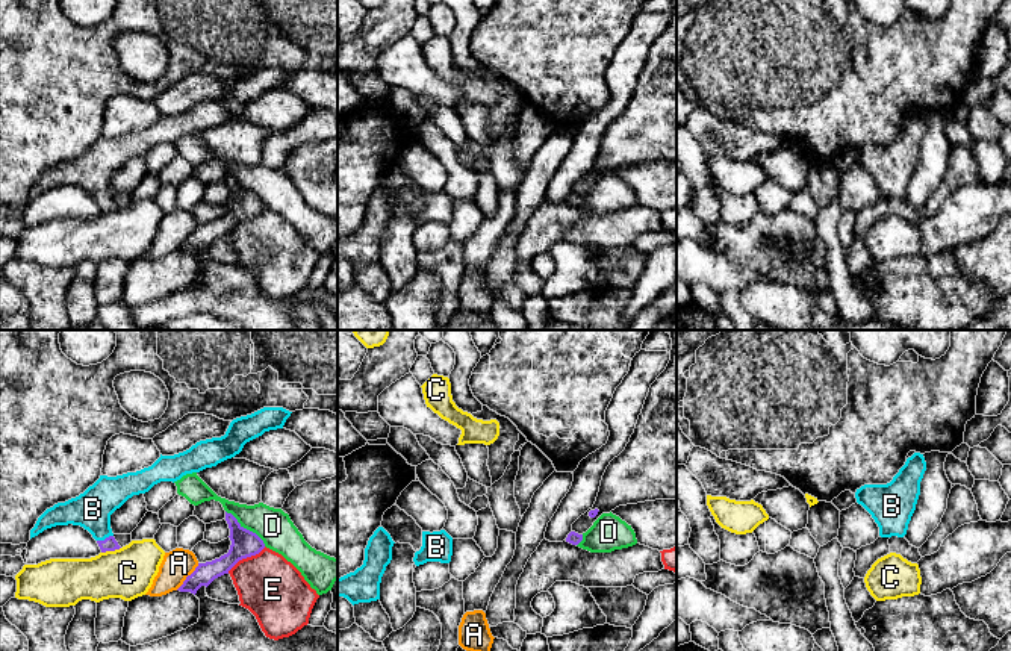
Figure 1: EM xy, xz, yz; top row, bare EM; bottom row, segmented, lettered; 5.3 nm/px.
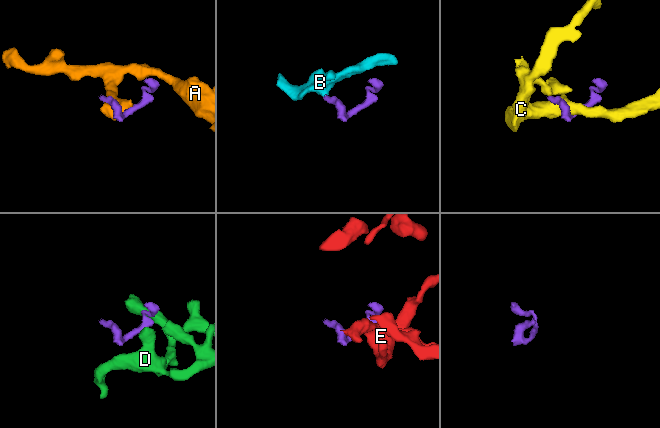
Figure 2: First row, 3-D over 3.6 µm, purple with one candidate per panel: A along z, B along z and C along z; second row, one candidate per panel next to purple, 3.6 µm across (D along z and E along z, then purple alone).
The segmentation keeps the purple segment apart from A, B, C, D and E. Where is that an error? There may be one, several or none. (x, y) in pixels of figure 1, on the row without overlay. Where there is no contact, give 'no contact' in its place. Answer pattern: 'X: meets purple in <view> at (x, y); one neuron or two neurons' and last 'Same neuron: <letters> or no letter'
A: meets purple in xy at (186, 238); two neurons
B: meets purple in xy at (106, 199); one neuron
C: meets purple in xy at (111, 211); two neurons
D: meets purple in xy at (245, 190); two neurons
E: meets purple in xy at (245, 218); two neurons
Same neuron: B

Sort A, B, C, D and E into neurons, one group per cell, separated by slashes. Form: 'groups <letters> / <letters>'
groups A E / B / C / D

